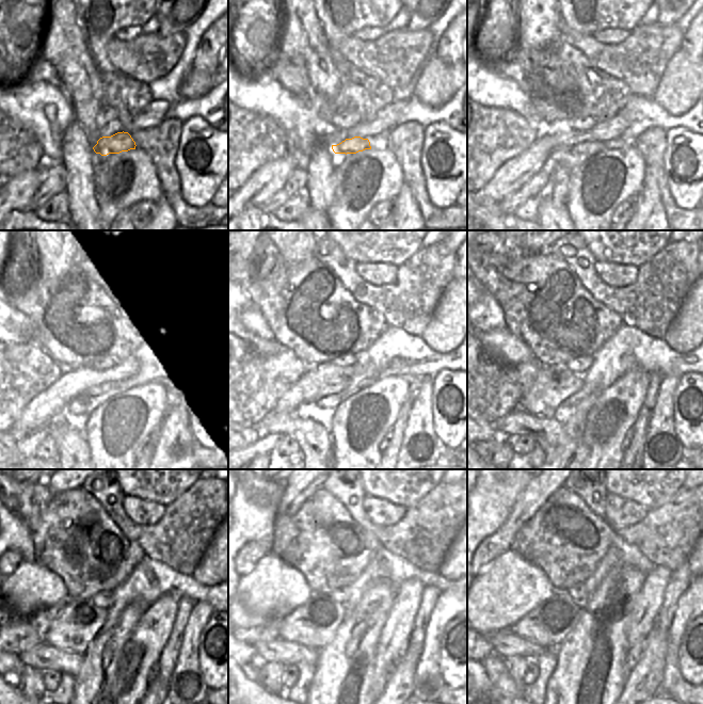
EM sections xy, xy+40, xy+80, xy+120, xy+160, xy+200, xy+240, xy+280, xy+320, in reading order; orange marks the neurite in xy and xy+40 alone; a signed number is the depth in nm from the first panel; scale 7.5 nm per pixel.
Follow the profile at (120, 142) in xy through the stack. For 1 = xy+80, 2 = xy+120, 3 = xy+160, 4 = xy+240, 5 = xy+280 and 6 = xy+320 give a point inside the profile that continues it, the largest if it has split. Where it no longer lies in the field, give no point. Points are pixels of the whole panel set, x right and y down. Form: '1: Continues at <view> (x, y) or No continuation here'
1: Continues at xy+80 (590, 147)
2: Continues at xy+120 (94, 390)
3: Continues at xy+160 (333, 388)
4: Continues at xy+240 (75, 638)
5: Continues at xy+280 (316, 637)
6: Continues at xy+320 (550, 622).

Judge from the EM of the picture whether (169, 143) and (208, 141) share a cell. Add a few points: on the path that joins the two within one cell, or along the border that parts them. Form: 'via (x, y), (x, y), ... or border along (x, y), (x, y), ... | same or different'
border along (182, 122), (180, 141), (174, 159), (175, 168) | different

